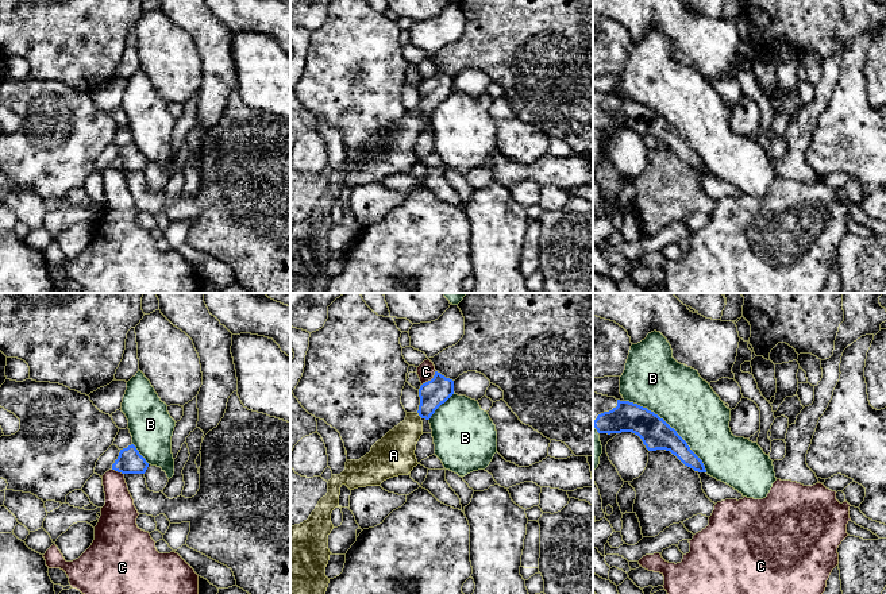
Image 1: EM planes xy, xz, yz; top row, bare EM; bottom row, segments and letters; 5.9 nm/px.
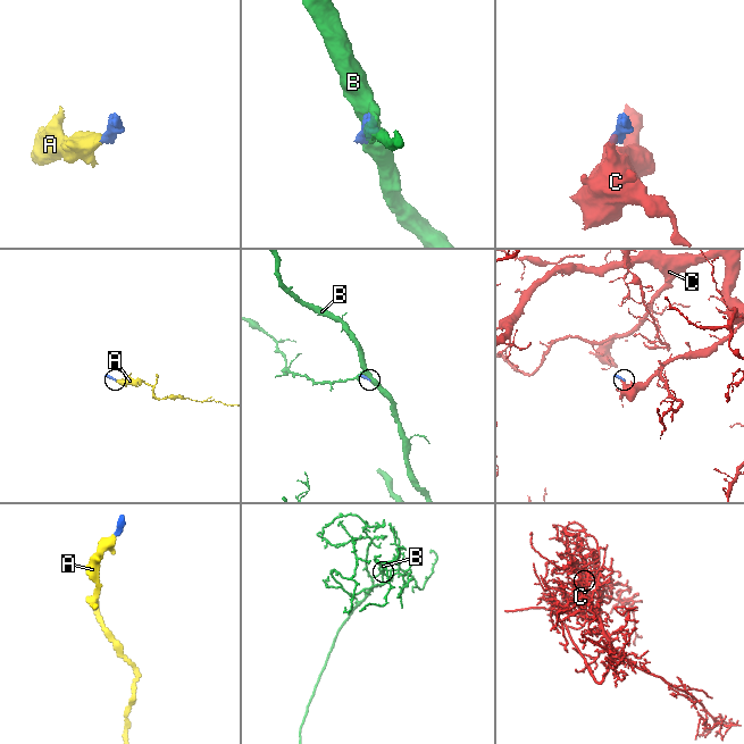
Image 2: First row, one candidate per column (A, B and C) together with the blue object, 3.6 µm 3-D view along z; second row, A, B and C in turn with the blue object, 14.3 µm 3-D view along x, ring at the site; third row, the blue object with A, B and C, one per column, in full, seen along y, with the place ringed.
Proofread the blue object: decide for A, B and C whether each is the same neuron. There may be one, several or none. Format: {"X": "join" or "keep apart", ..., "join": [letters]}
{"A": "join", "B": "keep apart", "C": "keep apart", "join": ["A"]}

